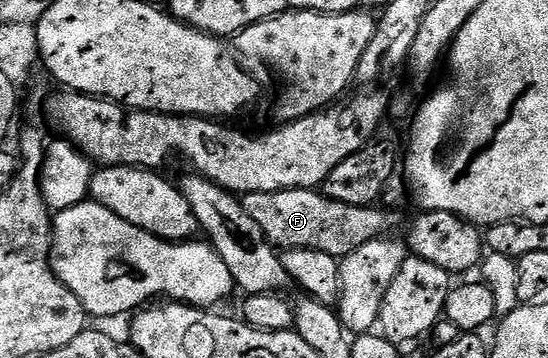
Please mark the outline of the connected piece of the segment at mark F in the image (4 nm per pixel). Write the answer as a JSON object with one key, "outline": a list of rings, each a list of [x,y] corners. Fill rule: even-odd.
{"outline":[[[316,189],[247,194],[244,195],[243,203],[247,215],[259,224],[266,241],[274,247],[318,250],[339,260],[352,250],[357,250],[364,242],[384,235],[389,226],[388,216],[377,210],[381,208],[336,202]]]}

